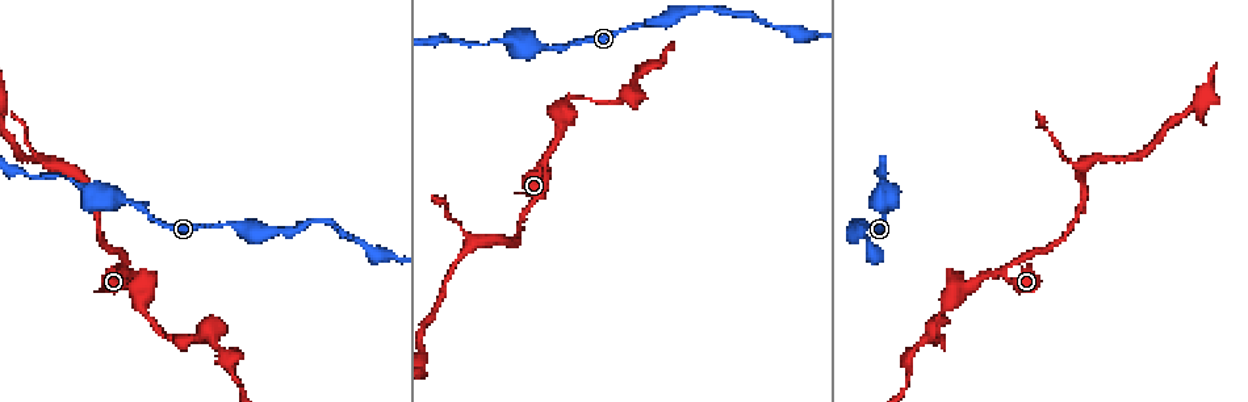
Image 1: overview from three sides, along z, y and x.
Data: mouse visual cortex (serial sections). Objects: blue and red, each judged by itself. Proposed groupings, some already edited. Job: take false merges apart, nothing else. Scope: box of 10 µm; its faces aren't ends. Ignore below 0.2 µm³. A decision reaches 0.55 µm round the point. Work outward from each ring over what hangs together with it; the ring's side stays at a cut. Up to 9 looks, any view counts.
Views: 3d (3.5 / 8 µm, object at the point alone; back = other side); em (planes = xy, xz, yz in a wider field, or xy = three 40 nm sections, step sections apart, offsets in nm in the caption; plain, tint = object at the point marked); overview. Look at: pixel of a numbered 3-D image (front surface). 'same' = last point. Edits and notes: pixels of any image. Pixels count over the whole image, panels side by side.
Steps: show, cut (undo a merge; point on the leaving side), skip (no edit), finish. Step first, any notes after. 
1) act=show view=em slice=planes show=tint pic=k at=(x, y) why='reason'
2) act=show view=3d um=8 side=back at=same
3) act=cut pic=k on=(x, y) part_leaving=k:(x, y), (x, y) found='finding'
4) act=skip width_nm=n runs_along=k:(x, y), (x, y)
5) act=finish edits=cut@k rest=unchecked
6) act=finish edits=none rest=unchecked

act=show view=3d um=3.5 pic=1 at=(503, 39) why='calibre changes'

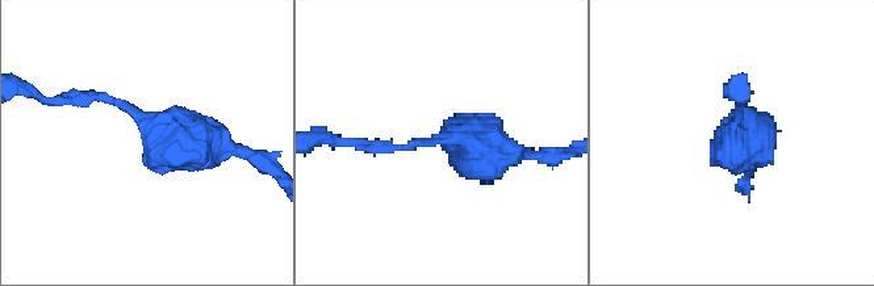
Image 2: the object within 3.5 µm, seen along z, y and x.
act=show view=em slice=xy step=3 show=tint pic=2 at=(444, 139) why='now the EM'

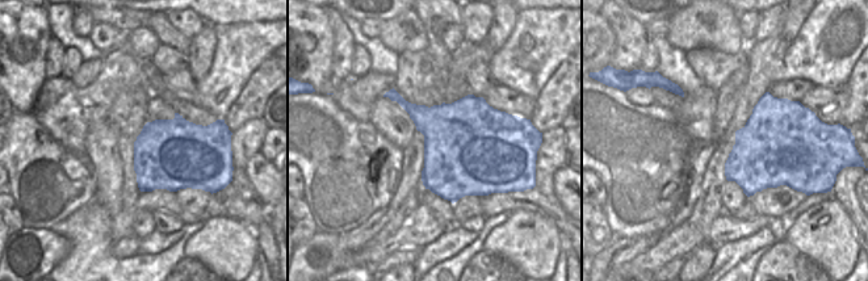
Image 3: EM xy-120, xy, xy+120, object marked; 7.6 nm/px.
act=show view=em slice=xy step=2 show=tint at=same

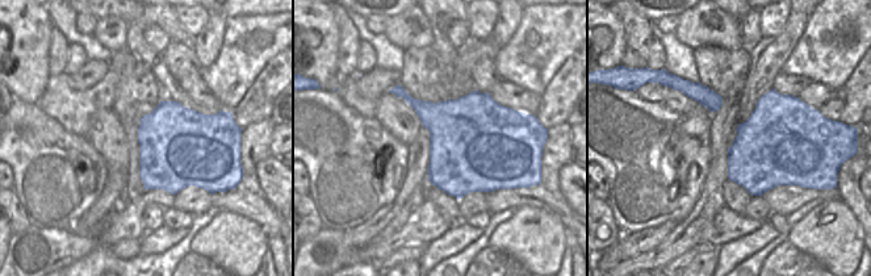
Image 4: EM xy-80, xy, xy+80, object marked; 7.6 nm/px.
act=skip width_nm=650 runs_along=2:(229, 151), (164, 139), (99, 95), (75, 99) found='all the same cell'

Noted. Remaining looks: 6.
act=show view=3d um=3.5 pic=1 at=(131, 275) why='abrupt turn'

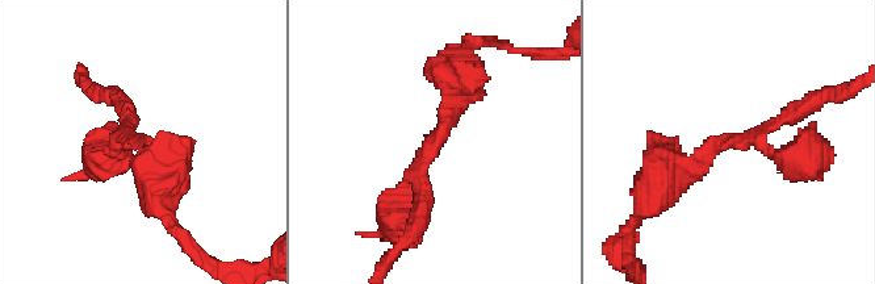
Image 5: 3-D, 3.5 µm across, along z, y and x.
act=show view=em slice=xy step=3 show=tint pic=5 at=(729, 142) why='need the tissue'

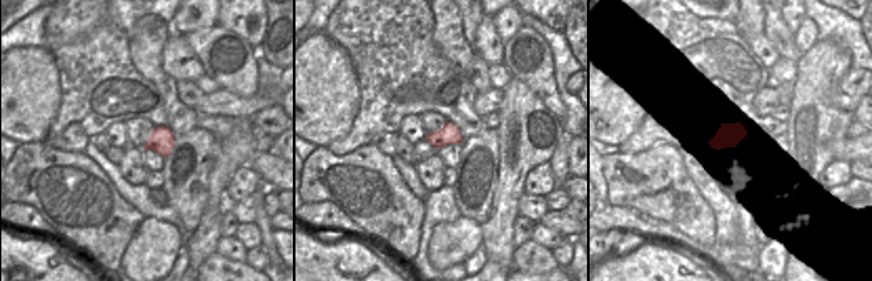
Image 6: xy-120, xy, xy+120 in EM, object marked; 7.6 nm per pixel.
act=skip runs_along=5:(402, 216), (459, 75) found='one cell here'

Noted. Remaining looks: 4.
act=show view=3d um=3.5 pic=1 at=(912, 351) why='abrupt turn'

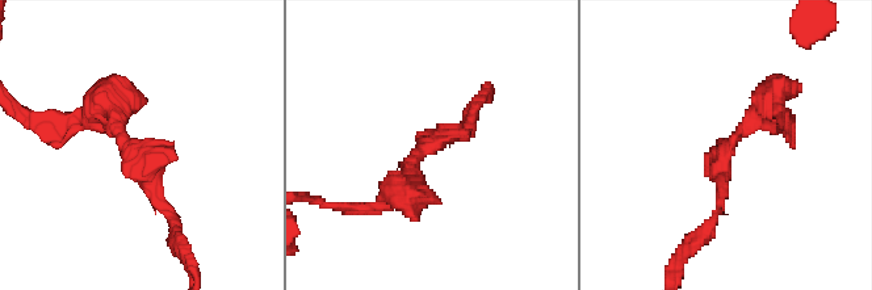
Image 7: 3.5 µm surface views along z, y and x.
act=show view=em slice=xy step=2 show=tint pic=7 at=(732, 141) arm_widths_nm=150,300 why='now the EM'

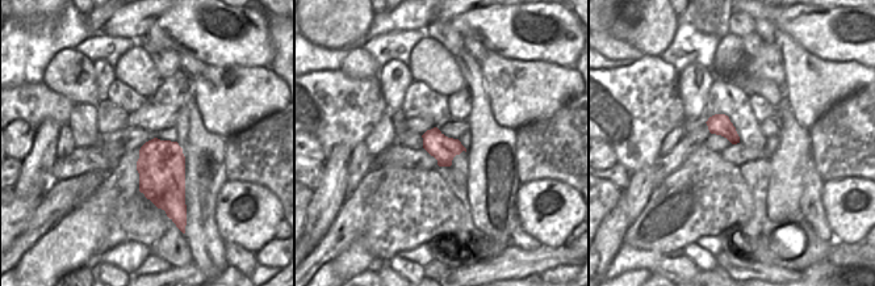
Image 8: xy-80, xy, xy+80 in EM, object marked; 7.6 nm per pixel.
act=skip runs_along=7:(86, 114), (114, 110), (167, 215) found='all the same cell'

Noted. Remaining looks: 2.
act=finish edits=none rest=unchecked

